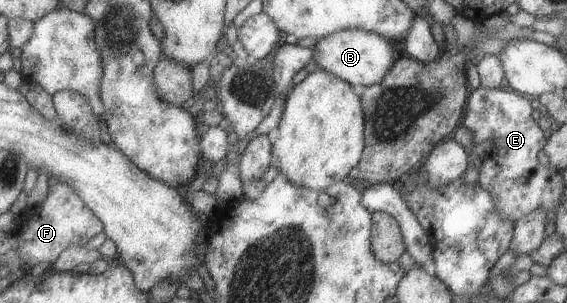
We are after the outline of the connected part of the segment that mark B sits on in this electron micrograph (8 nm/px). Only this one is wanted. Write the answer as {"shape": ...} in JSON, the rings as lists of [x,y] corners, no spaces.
{"shape":[[[354,28],[323,37],[317,41],[313,49],[312,59],[315,60],[316,68],[339,77],[357,90],[381,82],[396,59],[394,45],[391,41],[374,32]]]}

